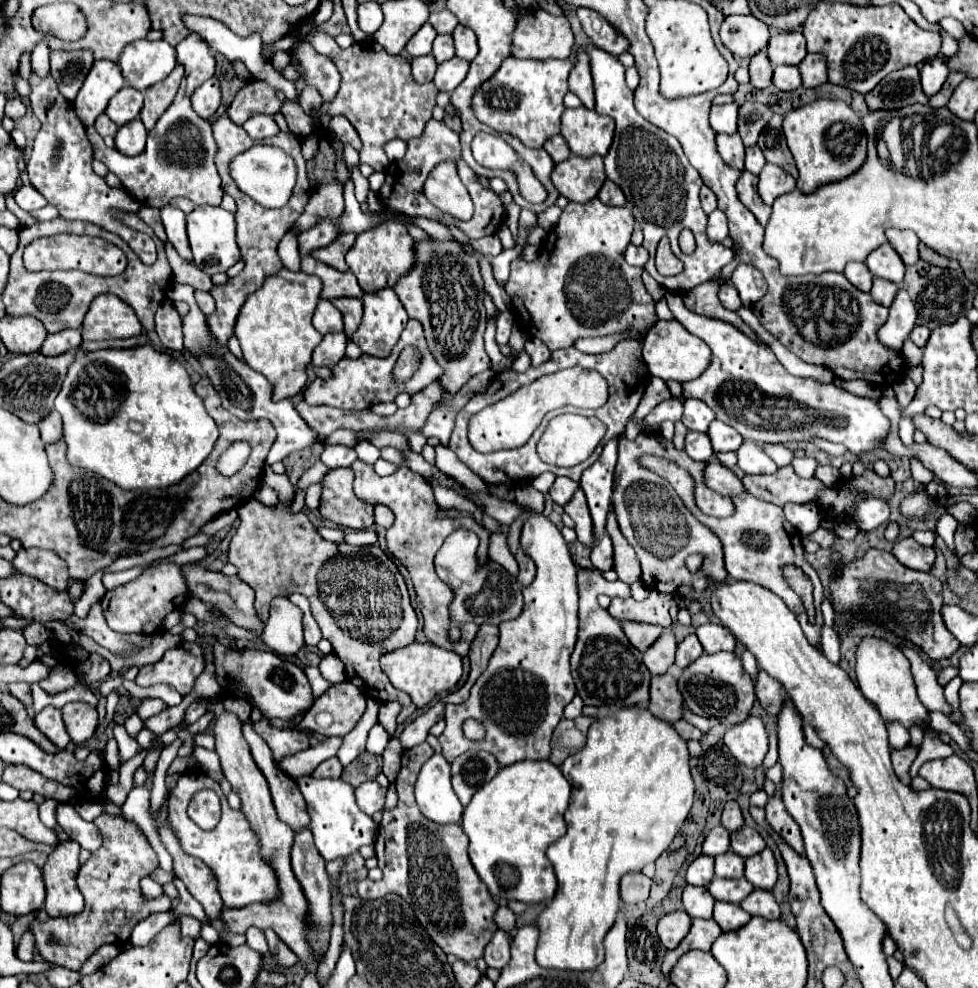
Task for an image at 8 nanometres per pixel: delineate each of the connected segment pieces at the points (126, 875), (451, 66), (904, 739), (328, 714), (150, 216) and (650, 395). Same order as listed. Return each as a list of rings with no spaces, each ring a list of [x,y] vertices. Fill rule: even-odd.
[[[109,814],[95,818],[95,826],[103,836],[103,846],[81,865],[76,878],[79,890],[83,891],[85,910],[81,914],[63,918],[51,918],[47,916],[47,912],[39,910],[37,918],[31,922],[38,954],[69,970],[79,970],[87,962],[87,958],[103,944],[127,942],[133,926],[139,920],[143,920],[151,912],[165,912],[171,906],[169,898],[145,902],[141,896],[139,880],[143,876],[149,876],[149,872],[159,864],[143,830],[127,820]]]
[[[453,56],[451,60],[443,62],[443,64],[437,68],[437,74],[435,74],[435,78],[433,78],[433,84],[435,84],[441,92],[451,94],[451,92],[465,80],[467,70],[469,70],[469,62],[457,58],[457,56]]]
[[[887,724],[889,730],[889,746],[891,748],[907,748],[909,744],[909,732],[901,724]]]
[[[349,680],[331,686],[305,714],[301,728],[309,728],[321,736],[349,734],[365,712],[365,694]]]
[[[143,206],[143,212],[137,212],[141,218],[143,218],[143,222],[147,224],[147,226],[151,226],[153,228],[153,232],[155,232],[155,236],[159,238],[159,240],[167,240],[165,238],[165,232],[163,232],[163,224],[161,224],[161,220],[159,220],[159,208],[151,208],[151,206]]]
[[[649,378],[647,384],[645,384],[645,392],[643,392],[643,398],[641,398],[641,404],[639,408],[635,410],[635,418],[645,418],[659,402],[671,398],[671,392],[667,388],[667,384],[661,380],[661,378]]]

